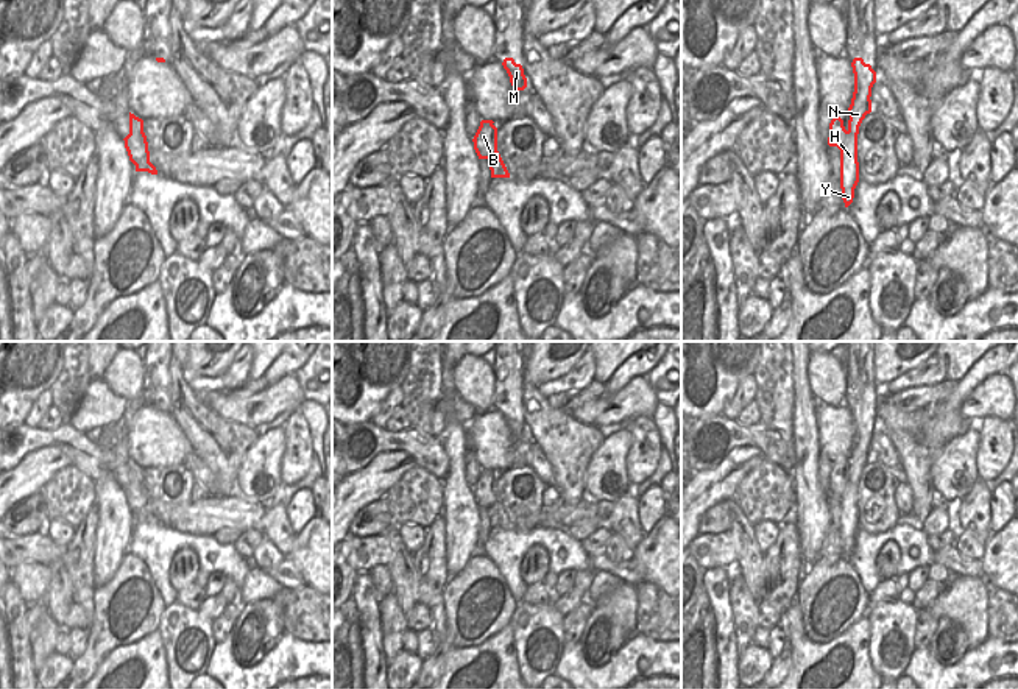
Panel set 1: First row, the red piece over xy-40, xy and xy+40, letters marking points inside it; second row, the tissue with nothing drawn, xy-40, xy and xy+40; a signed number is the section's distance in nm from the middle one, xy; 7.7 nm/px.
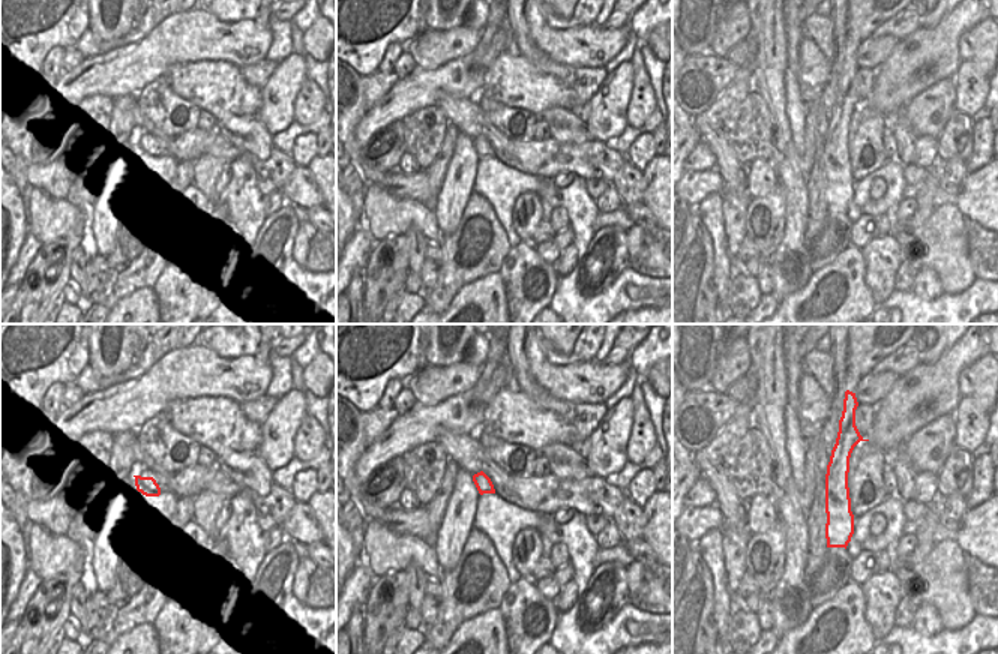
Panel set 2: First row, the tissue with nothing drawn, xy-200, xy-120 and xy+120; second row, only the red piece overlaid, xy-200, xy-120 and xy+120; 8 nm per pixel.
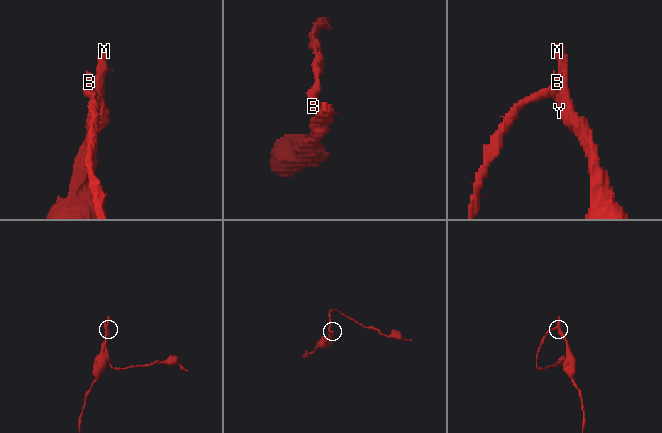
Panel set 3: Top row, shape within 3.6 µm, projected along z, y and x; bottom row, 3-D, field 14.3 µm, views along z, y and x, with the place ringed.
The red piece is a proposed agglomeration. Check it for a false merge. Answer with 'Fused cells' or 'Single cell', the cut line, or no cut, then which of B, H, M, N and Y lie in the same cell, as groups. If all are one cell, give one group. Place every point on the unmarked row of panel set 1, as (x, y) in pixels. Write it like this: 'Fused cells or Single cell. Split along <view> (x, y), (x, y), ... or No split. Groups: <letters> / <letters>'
Fused cells. Split along xy+40 (848, 480), (841, 499). Groups: B / H M N Y

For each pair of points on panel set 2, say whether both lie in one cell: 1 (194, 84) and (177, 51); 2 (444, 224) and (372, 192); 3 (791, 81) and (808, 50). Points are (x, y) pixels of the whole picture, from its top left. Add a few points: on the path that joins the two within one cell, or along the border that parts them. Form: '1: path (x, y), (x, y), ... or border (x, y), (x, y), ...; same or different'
1: border (218, 62), (176, 62), (162, 77); different
2: border (431, 210), (443, 234); different
3: border (803, 35), (800, 42), (802, 101); different

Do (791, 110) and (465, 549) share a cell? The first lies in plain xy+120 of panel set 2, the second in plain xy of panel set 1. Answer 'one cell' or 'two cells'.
one cell

